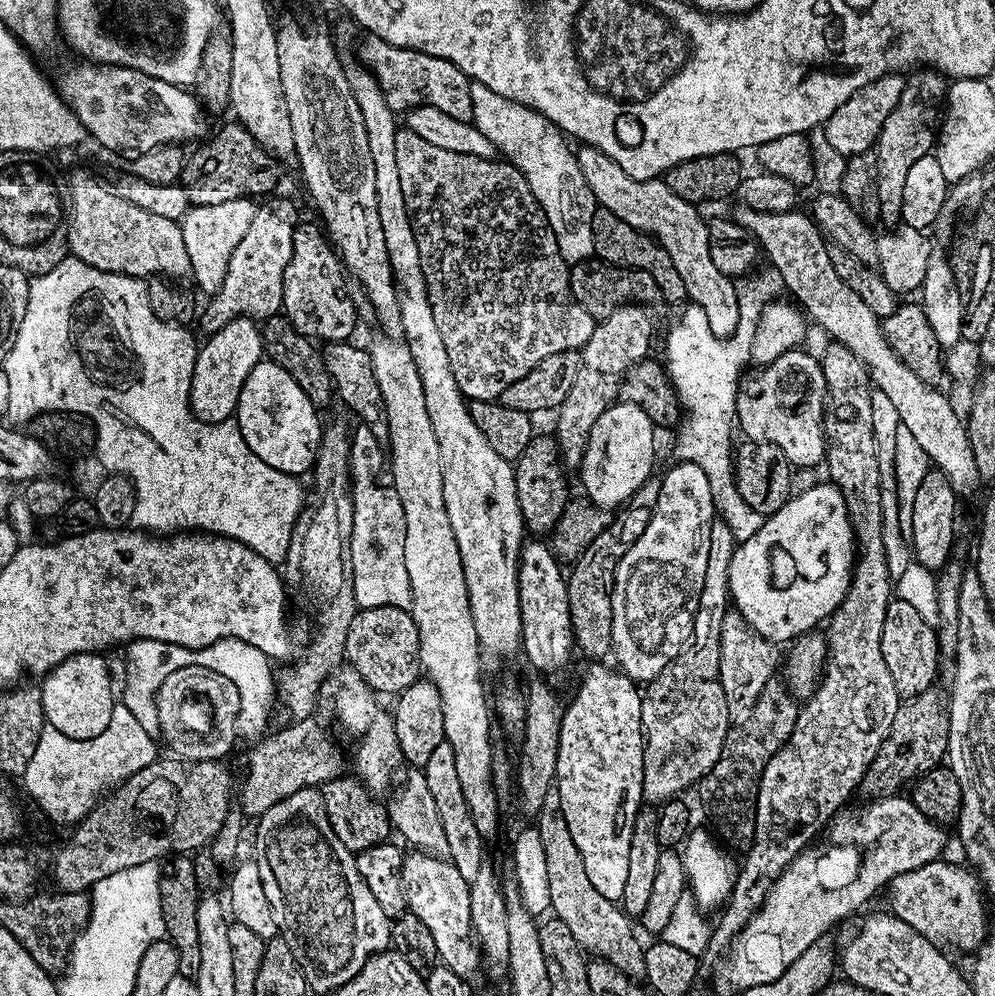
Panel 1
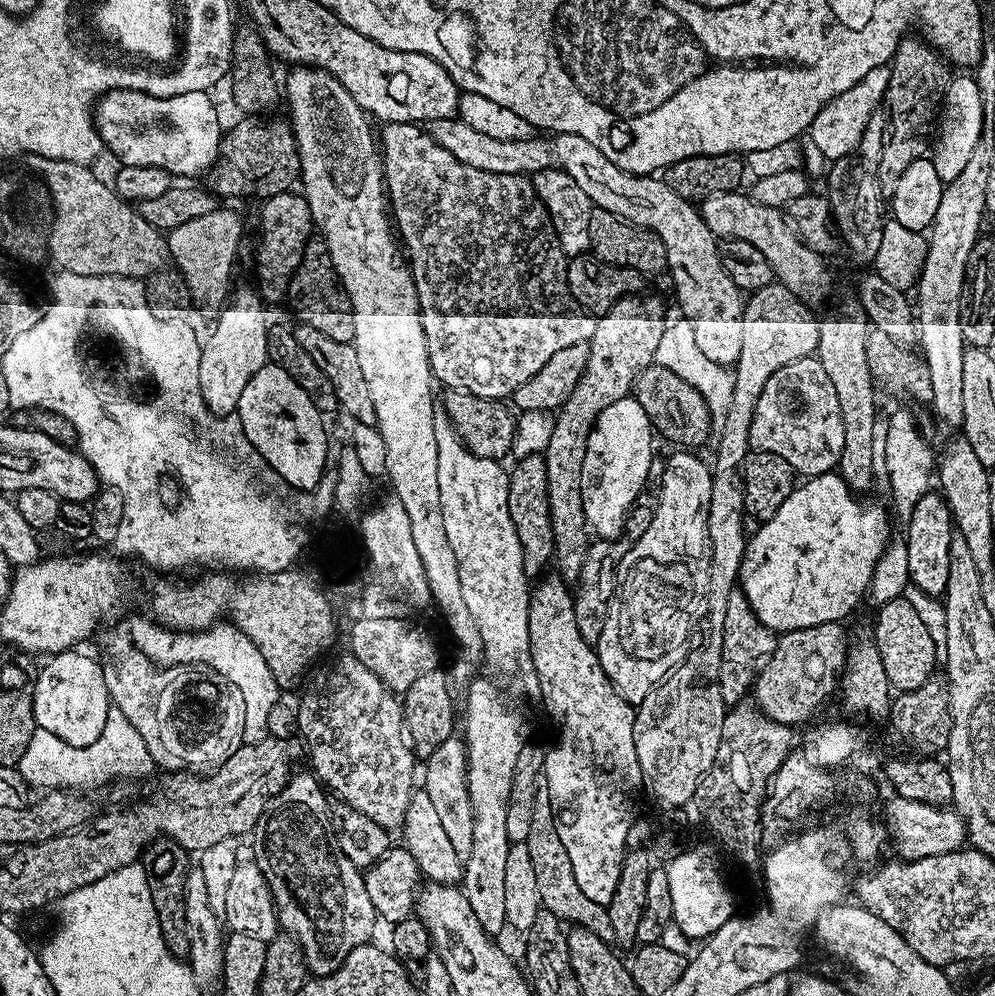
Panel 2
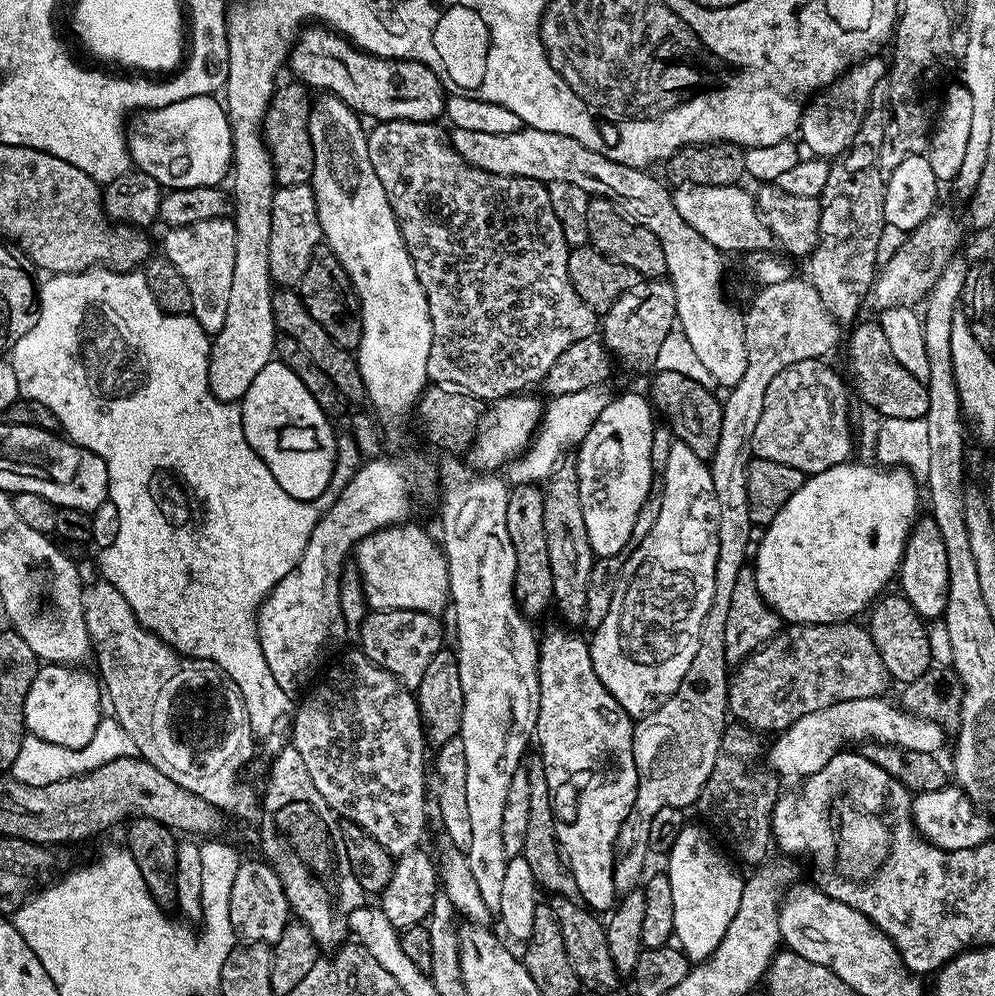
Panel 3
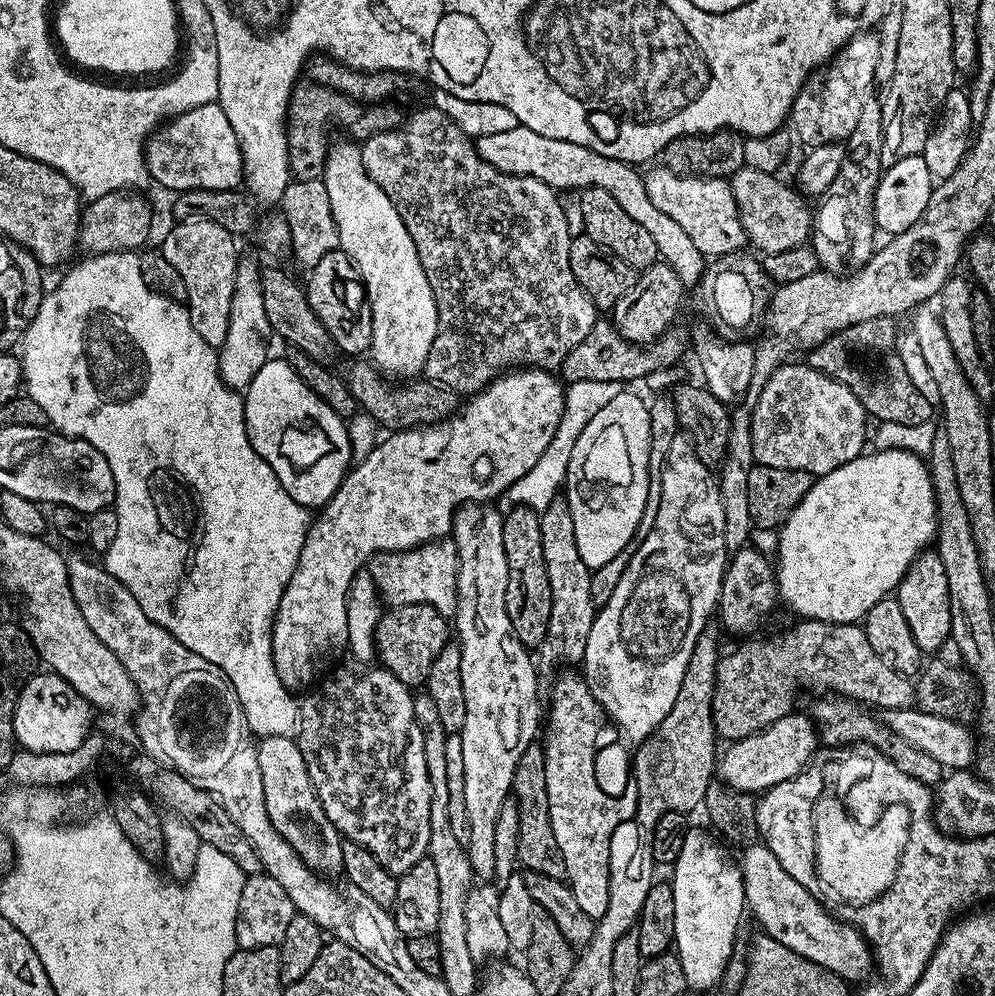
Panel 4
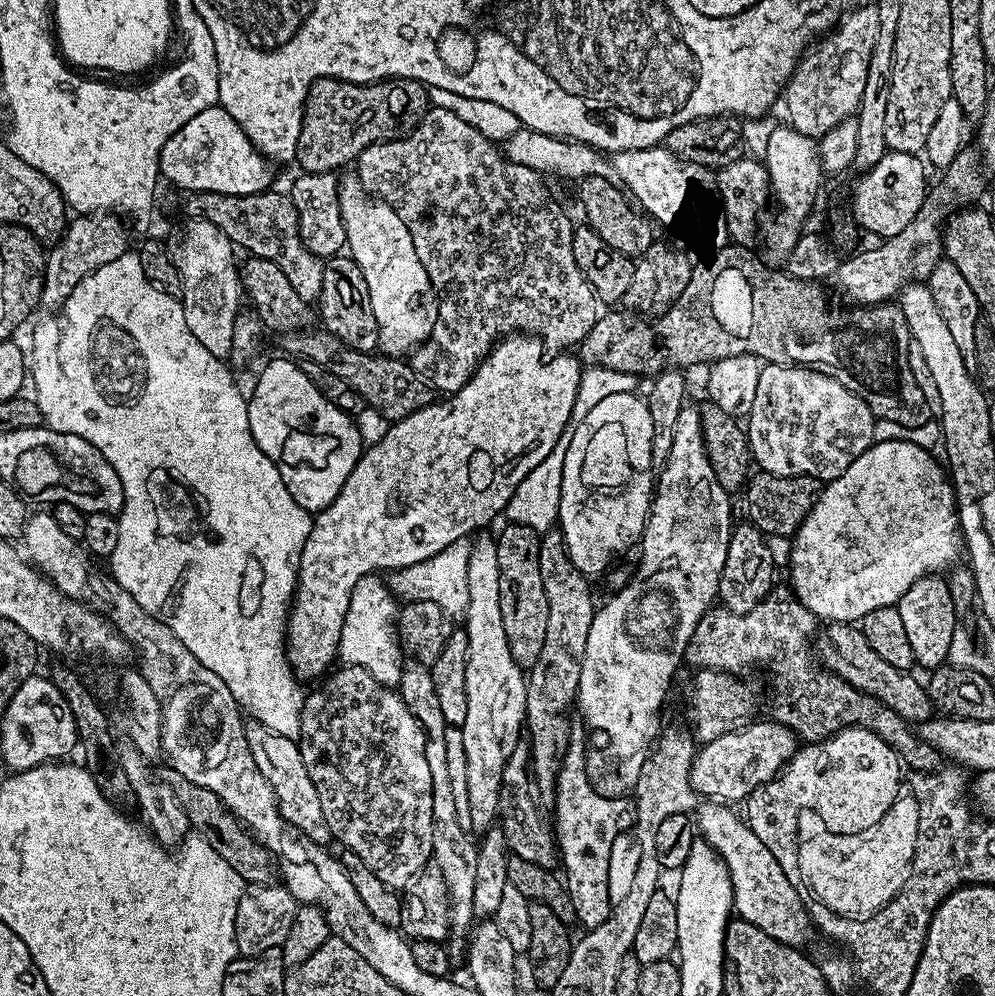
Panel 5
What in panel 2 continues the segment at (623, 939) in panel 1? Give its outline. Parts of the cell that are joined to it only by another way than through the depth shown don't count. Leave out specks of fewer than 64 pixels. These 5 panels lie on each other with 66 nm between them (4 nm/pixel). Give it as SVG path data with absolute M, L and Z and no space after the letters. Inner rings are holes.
M542 790L538 794L538 806L534 810L534 822L530 826L526 843L538 874L538 888L543 907L569 925L590 930L603 940L615 941L616 936L607 907L586 898L586 894L582 892L582 886L578 886L578 878L574 876L570 854L566 852L566 846L562 844L559 834L559 824L556 822L552 797L547 791Z

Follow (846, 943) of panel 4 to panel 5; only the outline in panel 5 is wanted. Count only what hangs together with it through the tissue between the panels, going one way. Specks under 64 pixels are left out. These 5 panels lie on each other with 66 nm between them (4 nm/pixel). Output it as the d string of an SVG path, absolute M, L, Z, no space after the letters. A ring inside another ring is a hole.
M724 802L701 803L695 809L694 824L699 835L724 859L725 866L730 870L735 915L758 926L758 930L770 934L770 938L792 948L803 949L808 935L813 935L814 925L808 915L806 900L800 897L801 889L789 873L789 877L784 873L785 865L780 864L766 842L754 834L747 819L732 808L735 807Z

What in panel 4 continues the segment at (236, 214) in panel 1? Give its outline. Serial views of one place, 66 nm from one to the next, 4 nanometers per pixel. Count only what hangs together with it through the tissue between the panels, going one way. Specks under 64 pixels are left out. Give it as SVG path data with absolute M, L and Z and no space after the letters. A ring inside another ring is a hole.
M176 220L173 225L164 236L164 257L174 270L178 270L178 274L182 274L182 282L186 282L186 307L194 330L198 330L202 342L219 350L230 326L230 302L234 298L238 259L237 237L218 226L218 222L209 220Z

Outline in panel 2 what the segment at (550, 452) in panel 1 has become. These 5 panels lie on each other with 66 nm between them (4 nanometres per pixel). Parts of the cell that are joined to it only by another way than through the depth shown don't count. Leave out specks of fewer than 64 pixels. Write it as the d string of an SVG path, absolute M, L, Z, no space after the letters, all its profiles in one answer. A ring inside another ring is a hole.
M533 454L517 459L516 469L511 469L508 477L508 505L514 530L518 530L518 542L522 542L524 572L529 578L545 575L544 567L554 560L554 530L550 522L550 502L548 501L548 478L543 455Z

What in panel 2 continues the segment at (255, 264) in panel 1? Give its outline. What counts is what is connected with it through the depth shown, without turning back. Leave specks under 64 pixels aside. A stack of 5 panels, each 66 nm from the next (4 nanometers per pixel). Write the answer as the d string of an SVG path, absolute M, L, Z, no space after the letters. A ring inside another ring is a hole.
M299 191L283 192L267 197L260 212L260 245L256 248L255 287L261 301L276 304L287 297L292 275L304 257L308 241L314 236L314 221L310 206Z

